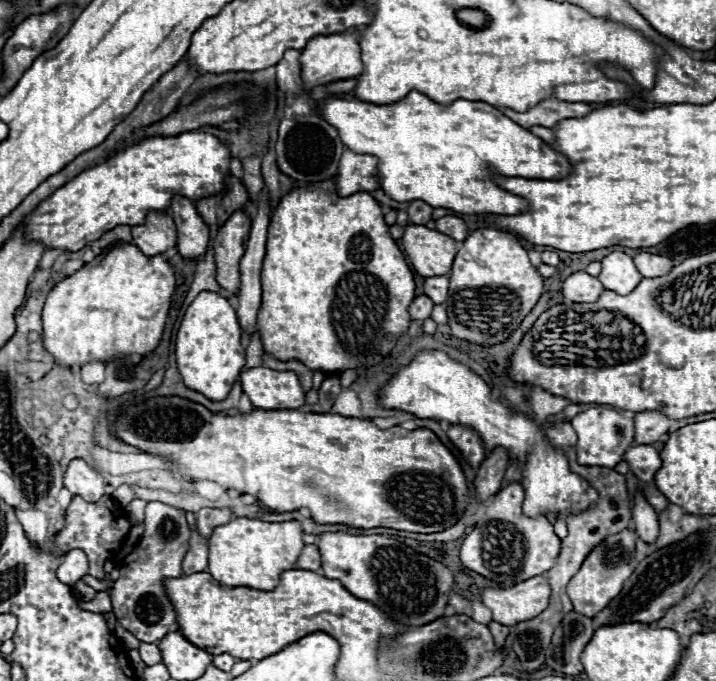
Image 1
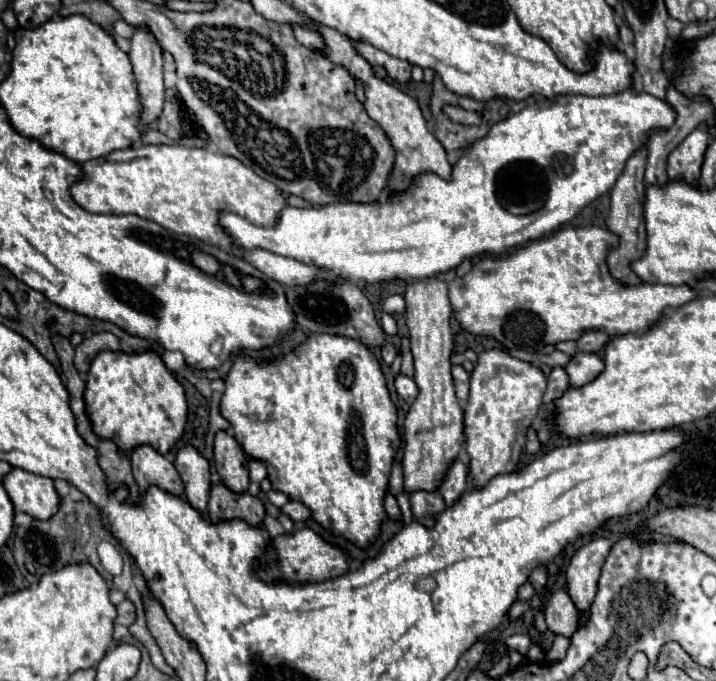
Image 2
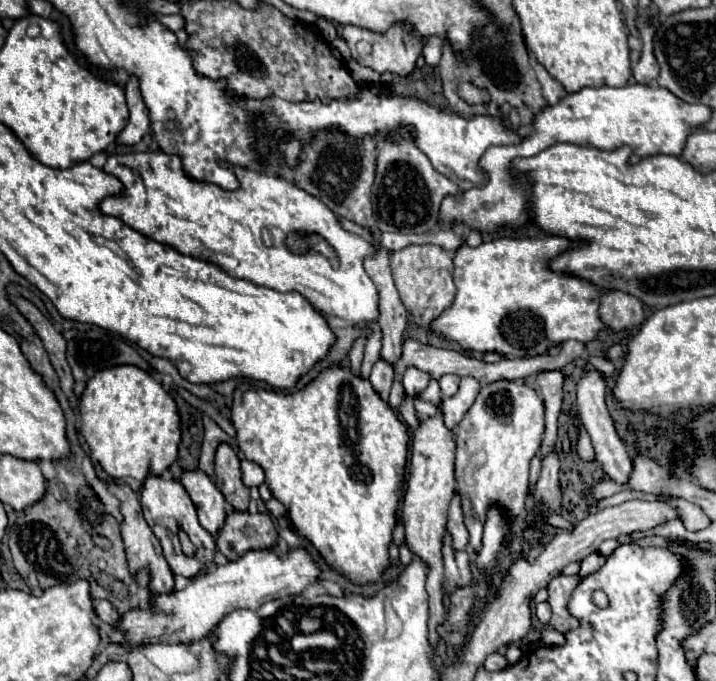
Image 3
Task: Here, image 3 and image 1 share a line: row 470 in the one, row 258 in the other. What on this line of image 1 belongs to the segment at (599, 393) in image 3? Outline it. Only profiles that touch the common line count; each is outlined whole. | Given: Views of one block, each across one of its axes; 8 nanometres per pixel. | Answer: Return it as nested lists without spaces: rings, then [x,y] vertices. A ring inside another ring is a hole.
[[[612,252],[600,262],[602,262],[602,272],[600,272],[598,280],[604,284],[606,290],[614,290],[618,294],[628,294],[642,280],[632,258],[624,252]]]

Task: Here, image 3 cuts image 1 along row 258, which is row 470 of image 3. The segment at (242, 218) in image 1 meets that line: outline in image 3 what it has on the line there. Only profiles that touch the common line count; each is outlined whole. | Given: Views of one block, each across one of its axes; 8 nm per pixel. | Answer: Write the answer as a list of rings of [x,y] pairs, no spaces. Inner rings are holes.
[[[220,444],[216,450],[216,486],[224,494],[226,502],[238,510],[246,512],[250,502],[250,490],[240,478],[240,460],[228,444]]]

